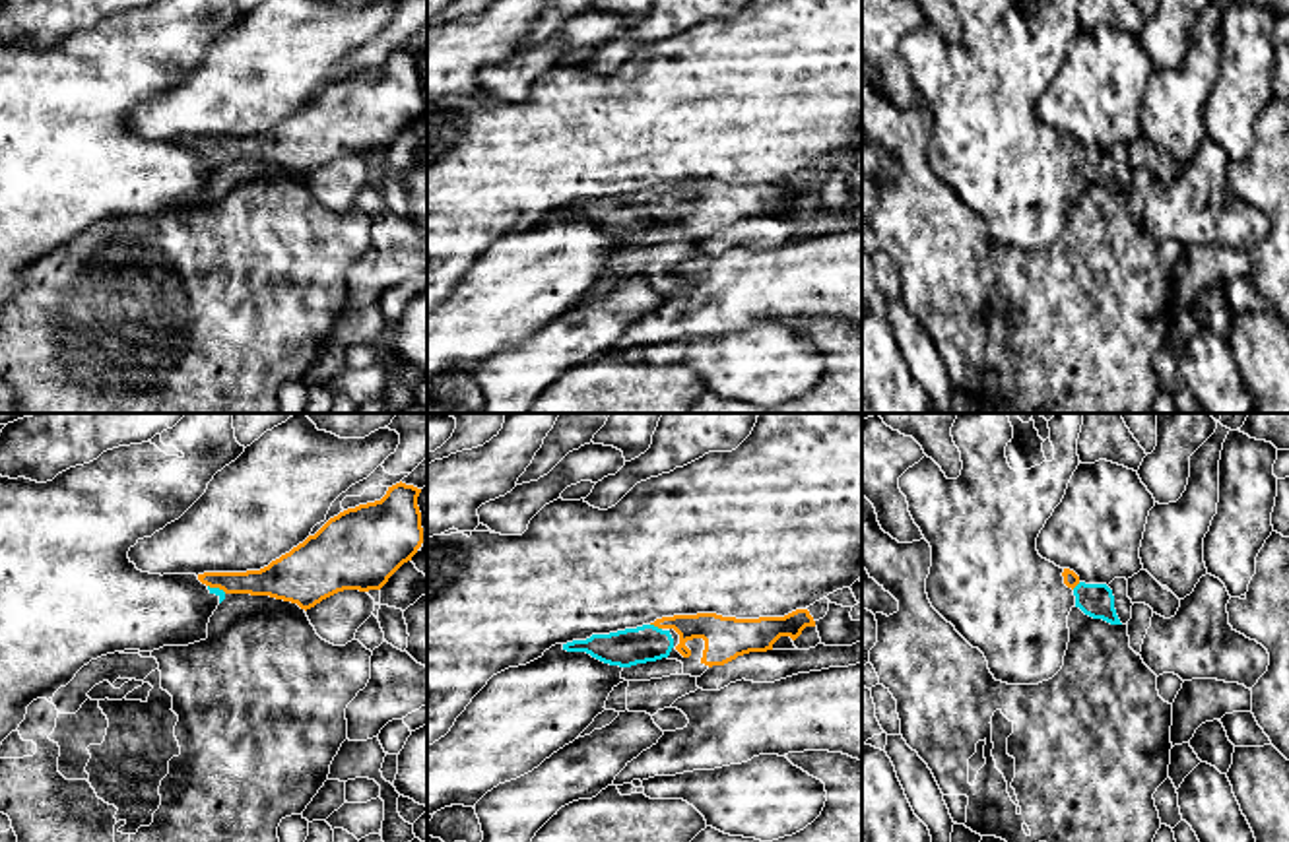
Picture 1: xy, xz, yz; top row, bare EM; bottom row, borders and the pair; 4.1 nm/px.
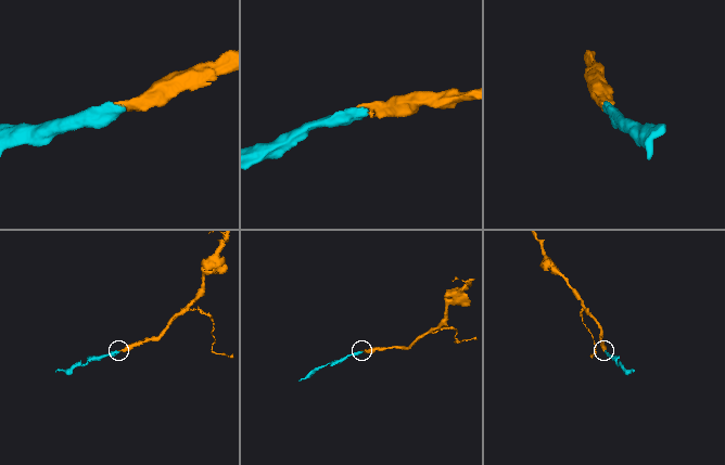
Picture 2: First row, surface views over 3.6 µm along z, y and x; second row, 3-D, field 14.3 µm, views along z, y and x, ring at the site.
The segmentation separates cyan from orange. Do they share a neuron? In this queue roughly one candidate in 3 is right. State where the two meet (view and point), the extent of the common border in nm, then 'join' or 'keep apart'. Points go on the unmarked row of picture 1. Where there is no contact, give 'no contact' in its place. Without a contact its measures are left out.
xz (657, 193) | 50 nm | join

